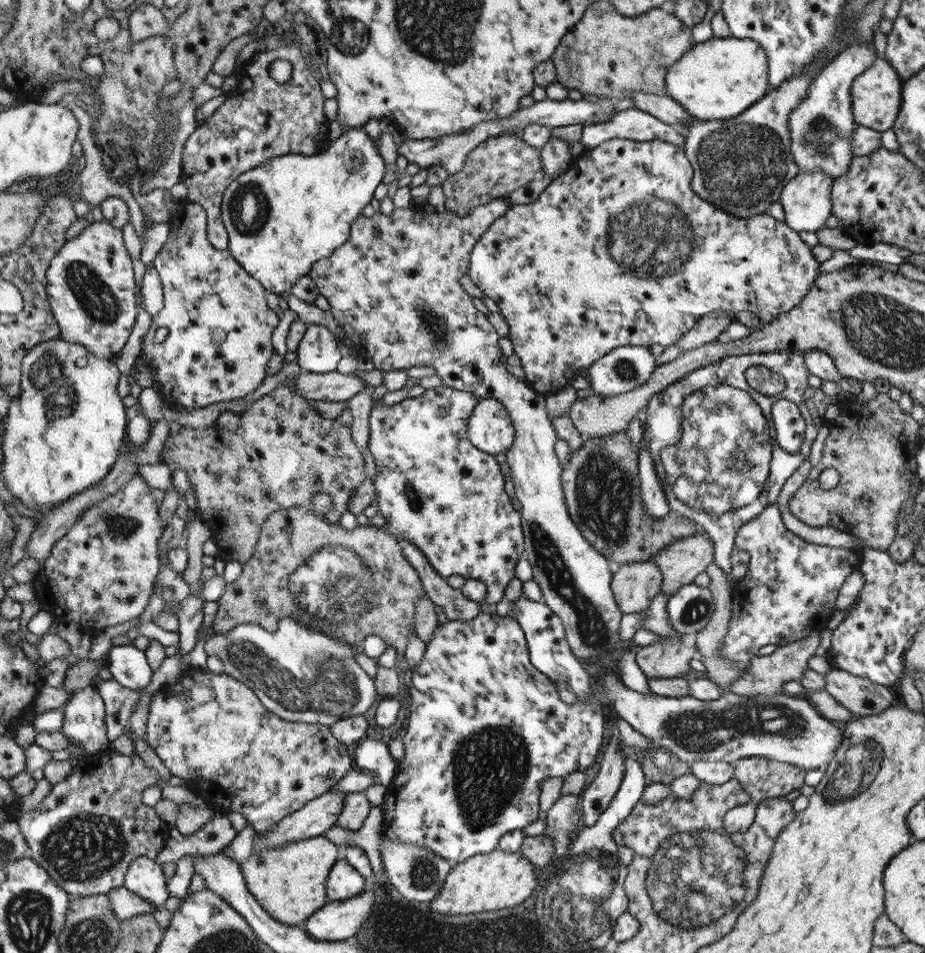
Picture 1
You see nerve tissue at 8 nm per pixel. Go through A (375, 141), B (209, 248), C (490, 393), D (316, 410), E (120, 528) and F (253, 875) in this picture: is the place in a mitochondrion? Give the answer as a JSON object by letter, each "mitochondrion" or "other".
{"A":"other","B":"other","C":"other","D":"other","E":"mitochondrion","F":"other"}

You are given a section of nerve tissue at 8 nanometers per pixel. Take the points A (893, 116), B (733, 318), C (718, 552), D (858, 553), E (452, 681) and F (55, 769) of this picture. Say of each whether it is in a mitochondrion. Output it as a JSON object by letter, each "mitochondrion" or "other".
{"A":"other","B":"other","C":"other","D":"other","E":"other","F":"other"}

